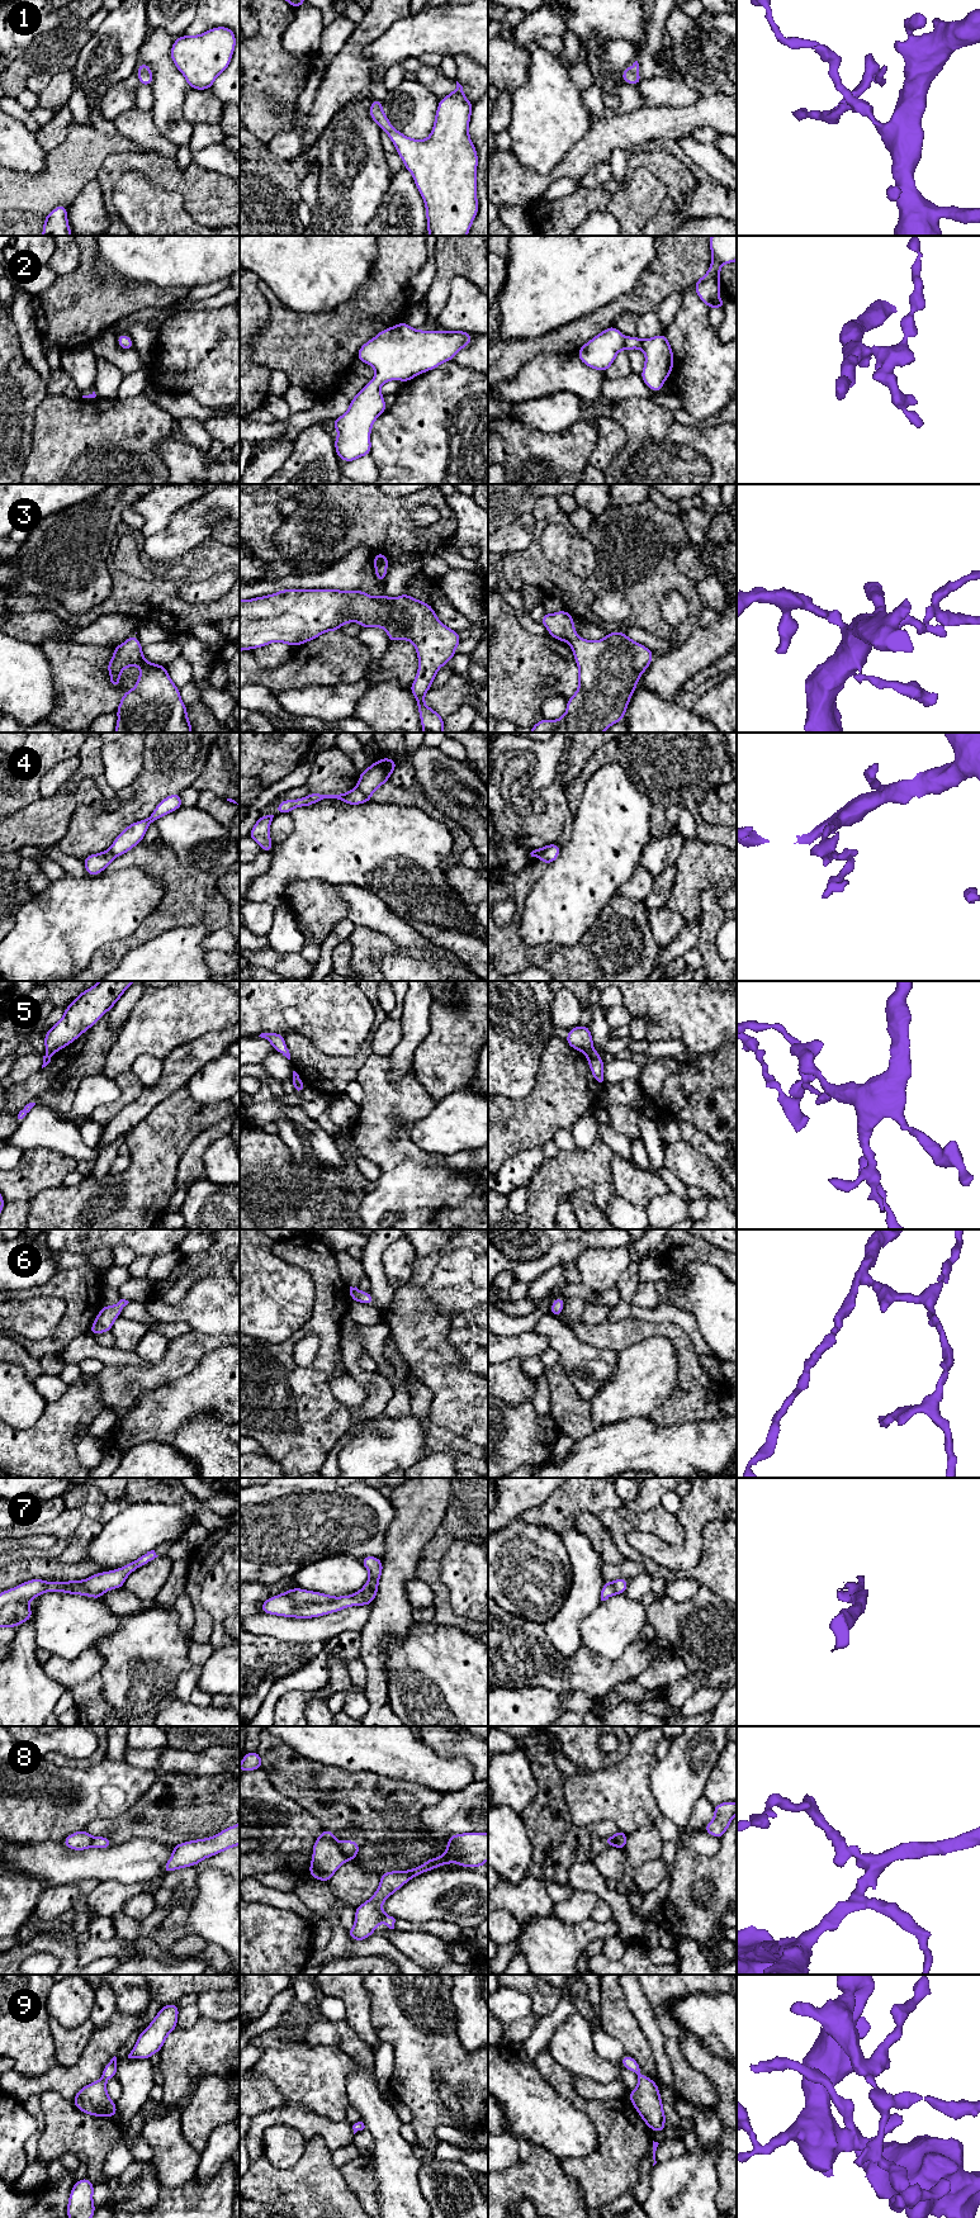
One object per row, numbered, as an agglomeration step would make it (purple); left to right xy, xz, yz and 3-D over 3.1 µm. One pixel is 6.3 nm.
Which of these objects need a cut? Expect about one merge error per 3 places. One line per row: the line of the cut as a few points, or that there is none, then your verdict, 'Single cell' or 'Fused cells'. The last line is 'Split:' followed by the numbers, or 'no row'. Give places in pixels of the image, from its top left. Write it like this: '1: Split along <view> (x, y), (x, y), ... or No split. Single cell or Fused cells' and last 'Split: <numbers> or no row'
1: No split. Single cell
2: No split. Single cell
3: No split. Single cell
4: Split along yz (553, 844), (536, 857). Fused cells
5: Split along yz (592, 1048), (586, 1053). Fused cells
6: No split. Single cell
7: No split. Single cell
8: Split along xz (337, 1843), (349, 1859). Fused cells
9: No split. Single cell
Split: 4, 5, 8

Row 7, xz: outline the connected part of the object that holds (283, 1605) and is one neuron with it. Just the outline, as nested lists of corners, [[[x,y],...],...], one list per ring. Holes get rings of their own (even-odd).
[[[373,1555],[360,1559],[360,1561],[369,1570],[369,1579],[359,1592],[351,1596],[333,1597],[314,1591],[290,1588],[284,1593],[264,1601],[261,1605],[262,1613],[295,1619],[313,1619],[351,1606],[371,1605],[378,1593],[383,1561]]]

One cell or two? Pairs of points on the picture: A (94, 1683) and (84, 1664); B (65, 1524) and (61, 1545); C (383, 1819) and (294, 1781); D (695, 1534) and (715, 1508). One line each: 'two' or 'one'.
A: two
B: one
C: one
D: one

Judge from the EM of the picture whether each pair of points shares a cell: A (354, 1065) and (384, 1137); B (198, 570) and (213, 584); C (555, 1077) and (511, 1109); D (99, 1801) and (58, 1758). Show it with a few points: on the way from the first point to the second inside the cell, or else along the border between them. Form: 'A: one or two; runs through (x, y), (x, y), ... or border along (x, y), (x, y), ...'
A: two; border along (372, 1053), (365, 1060), (355, 1080)
B: two; border along (226, 569), (202, 581), (193, 582)
C: one; runs through (545, 1089), (522, 1109)
D: two; border along (46, 1759), (74, 1768), (95, 1764)

